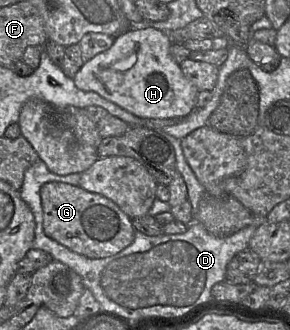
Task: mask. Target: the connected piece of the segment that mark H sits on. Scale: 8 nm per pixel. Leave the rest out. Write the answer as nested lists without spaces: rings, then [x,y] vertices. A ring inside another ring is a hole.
[[[153,27],[130,28],[116,36],[108,50],[83,64],[73,79],[75,86],[95,92],[139,118],[185,118],[195,110],[199,91],[171,57],[171,44],[168,33],[164,31]]]

